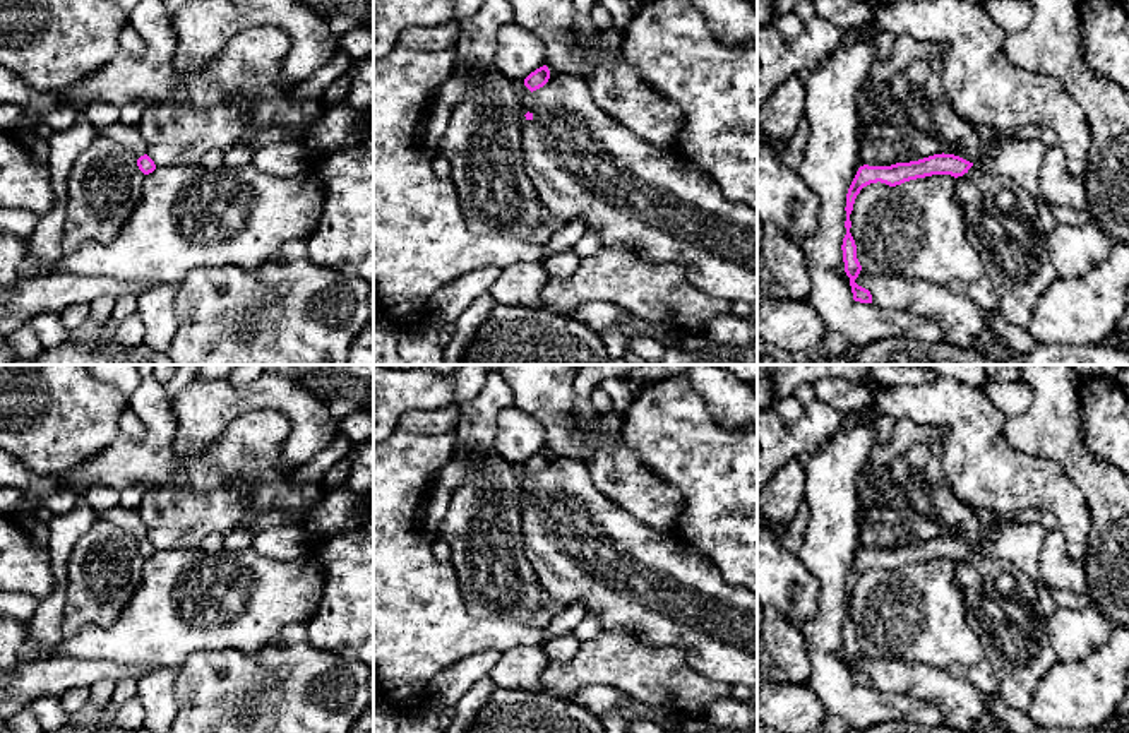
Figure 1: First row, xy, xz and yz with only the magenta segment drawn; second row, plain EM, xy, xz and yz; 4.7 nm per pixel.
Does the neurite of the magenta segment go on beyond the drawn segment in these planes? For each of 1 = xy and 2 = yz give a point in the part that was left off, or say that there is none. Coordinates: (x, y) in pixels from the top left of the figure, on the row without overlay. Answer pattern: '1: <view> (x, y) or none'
1: none
2: none

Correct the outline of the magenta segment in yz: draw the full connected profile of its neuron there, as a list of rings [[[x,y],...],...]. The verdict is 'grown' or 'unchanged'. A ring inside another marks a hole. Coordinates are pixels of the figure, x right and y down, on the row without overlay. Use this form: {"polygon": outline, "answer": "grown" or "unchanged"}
{"polygon": [[[934,538],[918,545],[910,546],[896,546],[891,550],[869,550],[863,548],[858,551],[848,577],[846,577],[846,618],[843,622],[843,646],[845,646],[845,656],[850,661],[850,670],[853,676],[853,683],[860,687],[872,687],[872,678],[869,673],[858,670],[855,663],[858,661],[862,649],[857,642],[857,629],[850,617],[851,605],[850,598],[853,594],[853,587],[860,574],[870,567],[886,567],[889,570],[901,569],[910,563],[925,562],[932,558],[951,558],[954,562],[963,560],[968,557],[968,553],[973,550],[973,546],[954,539],[954,538]]], "answer": "unchanged"}

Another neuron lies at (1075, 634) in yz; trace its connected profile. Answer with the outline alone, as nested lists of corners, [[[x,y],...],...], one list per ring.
[[[1096,606],[1062,610],[1047,618],[1048,641],[1060,663],[1084,659],[1100,649],[1115,625]]]

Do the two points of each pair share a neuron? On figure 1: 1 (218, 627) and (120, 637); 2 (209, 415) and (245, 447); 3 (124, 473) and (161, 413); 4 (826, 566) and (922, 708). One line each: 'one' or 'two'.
1: one
2: two
3: one
4: one

